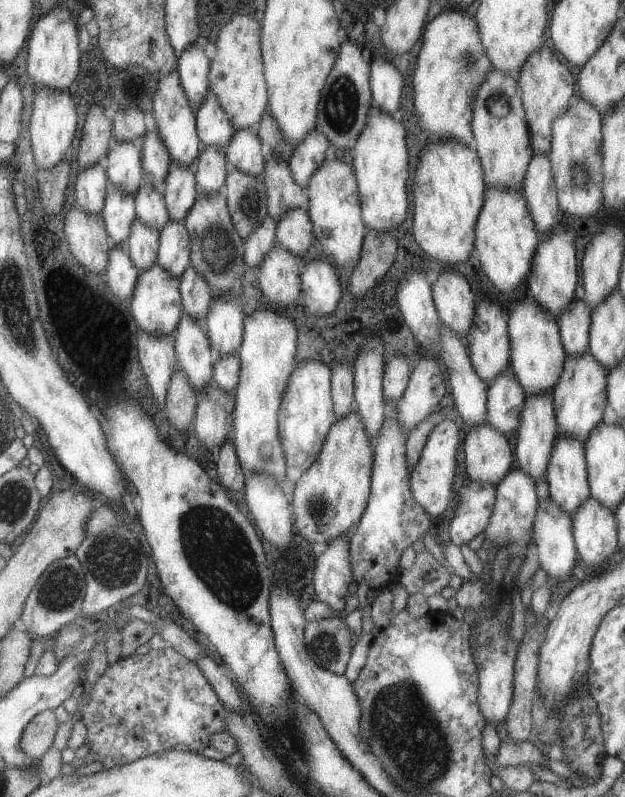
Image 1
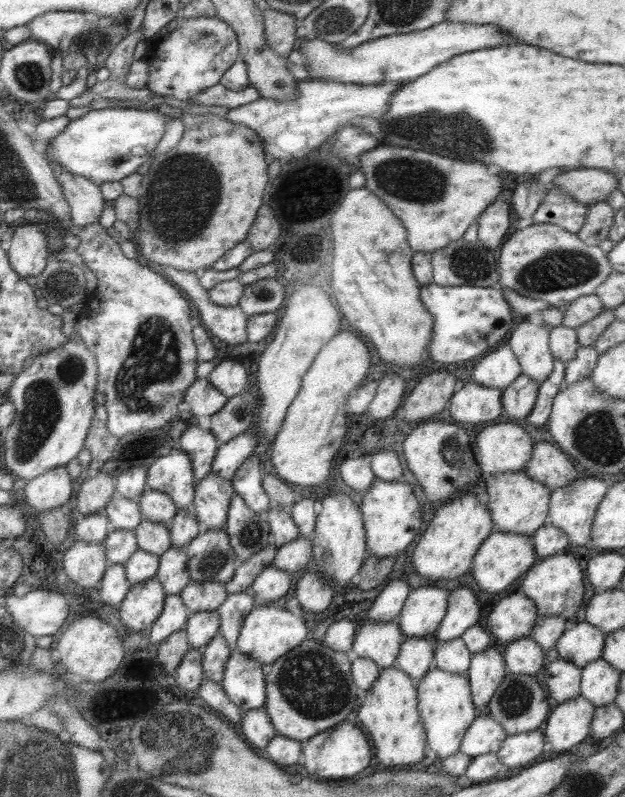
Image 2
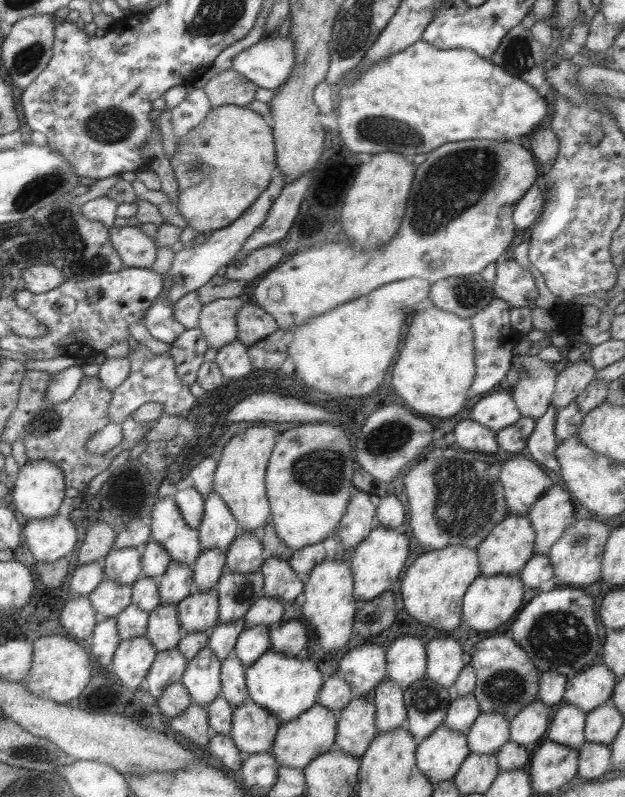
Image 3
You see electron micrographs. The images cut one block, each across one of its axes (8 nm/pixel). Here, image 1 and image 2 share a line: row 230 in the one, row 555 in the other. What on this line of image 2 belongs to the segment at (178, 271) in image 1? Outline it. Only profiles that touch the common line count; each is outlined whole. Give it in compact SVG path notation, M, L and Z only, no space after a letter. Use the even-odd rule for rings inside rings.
M167 547L158 556L158 569L155 577L162 584L167 595L177 595L180 590L190 583L187 570L187 555L184 548Z

